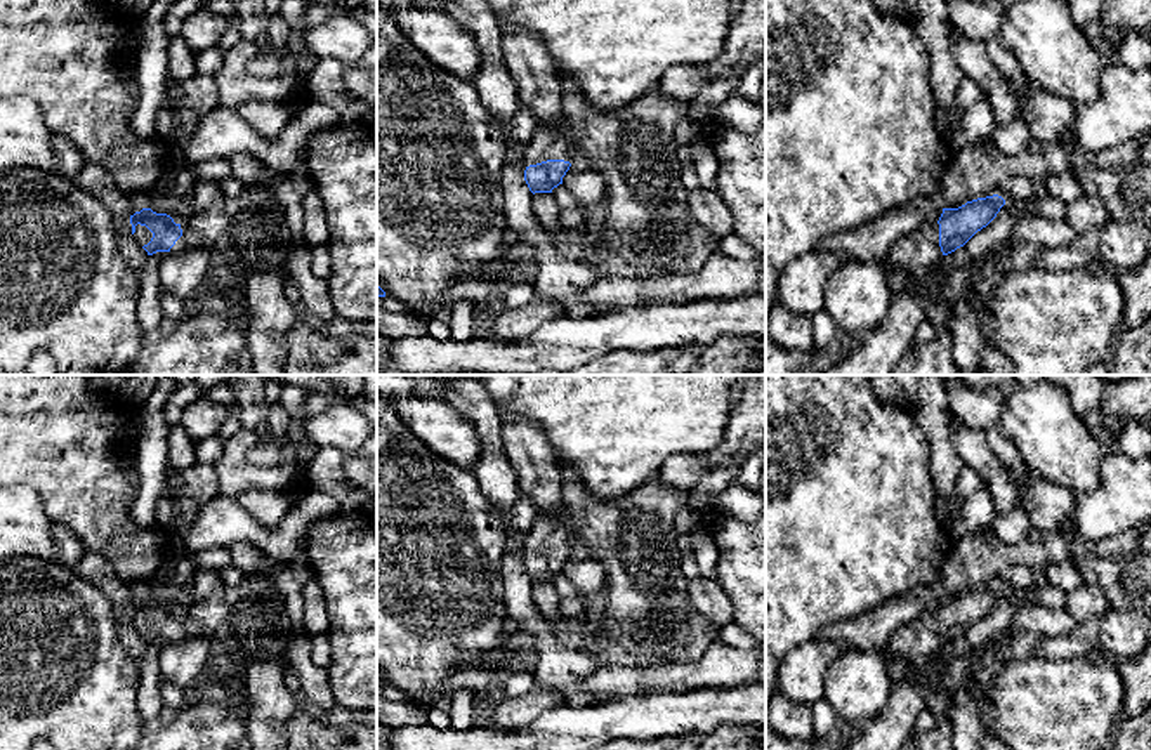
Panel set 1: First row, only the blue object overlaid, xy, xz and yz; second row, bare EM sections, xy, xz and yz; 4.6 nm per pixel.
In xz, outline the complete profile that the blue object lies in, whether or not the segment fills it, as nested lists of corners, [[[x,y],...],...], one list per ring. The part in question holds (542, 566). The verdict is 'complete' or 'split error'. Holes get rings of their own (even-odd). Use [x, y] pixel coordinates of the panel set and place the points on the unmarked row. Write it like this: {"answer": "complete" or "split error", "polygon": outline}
{"answer": "complete", "polygon": [[[547,549],[536,554],[529,554],[524,559],[524,569],[533,583],[552,582],[554,576],[562,573],[562,566],[569,556],[571,552],[564,549]]]}

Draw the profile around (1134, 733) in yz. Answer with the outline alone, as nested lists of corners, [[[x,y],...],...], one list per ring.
[[[1151,707],[1118,722],[1111,750],[1151,750]]]

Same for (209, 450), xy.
[[[212,436],[208,439],[203,439],[194,444],[196,450],[196,464],[201,465],[215,465],[215,462],[222,457],[224,453],[224,441],[222,438]]]

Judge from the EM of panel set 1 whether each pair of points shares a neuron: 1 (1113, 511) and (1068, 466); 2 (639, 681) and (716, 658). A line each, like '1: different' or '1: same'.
1: different
2: same

